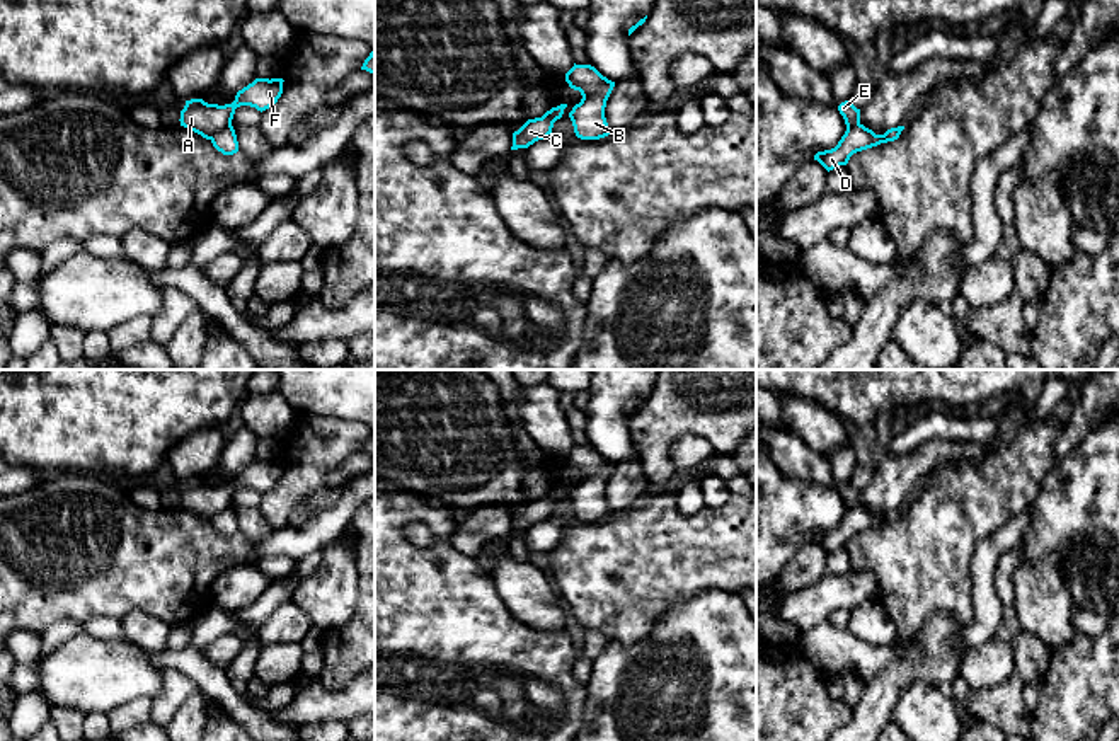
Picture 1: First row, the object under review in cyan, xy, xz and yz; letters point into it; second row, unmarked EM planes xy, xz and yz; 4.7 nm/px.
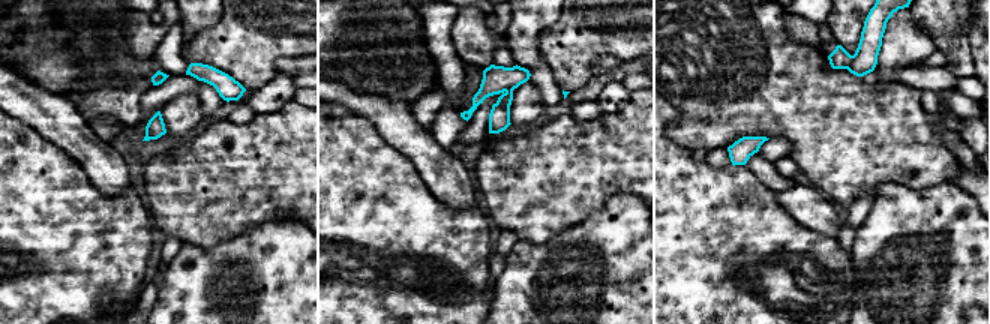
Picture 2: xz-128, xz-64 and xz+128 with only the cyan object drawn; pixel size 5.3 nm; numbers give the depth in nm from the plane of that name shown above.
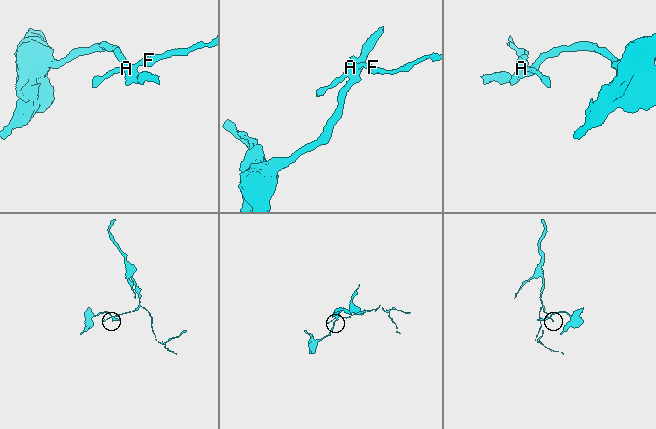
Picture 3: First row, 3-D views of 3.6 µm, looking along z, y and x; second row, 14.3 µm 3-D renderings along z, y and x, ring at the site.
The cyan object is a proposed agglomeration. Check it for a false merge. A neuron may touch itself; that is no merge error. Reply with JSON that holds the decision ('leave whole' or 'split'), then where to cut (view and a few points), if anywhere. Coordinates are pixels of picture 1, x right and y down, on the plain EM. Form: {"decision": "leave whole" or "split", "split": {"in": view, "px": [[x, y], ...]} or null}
{"decision": "split", "split": {"in": "xz", "px": [[607, 460], [583, 479]]}}

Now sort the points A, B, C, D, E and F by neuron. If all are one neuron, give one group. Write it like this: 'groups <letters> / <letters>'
groups A C E F / B D

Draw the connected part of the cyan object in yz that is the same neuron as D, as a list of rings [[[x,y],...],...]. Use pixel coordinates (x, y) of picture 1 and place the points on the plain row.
[[[857,506],[845,513],[835,530],[818,533],[814,542],[818,542],[829,554],[840,547],[846,547],[850,538],[857,533],[898,521],[903,511],[904,508],[898,508],[887,511],[884,516],[875,516],[864,506]]]

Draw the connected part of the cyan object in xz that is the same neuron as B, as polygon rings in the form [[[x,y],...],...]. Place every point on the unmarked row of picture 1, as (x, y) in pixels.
[[[606,462],[594,475],[582,479],[581,484],[572,489],[569,499],[577,520],[600,521],[610,516],[605,489],[613,468],[615,463]]]

